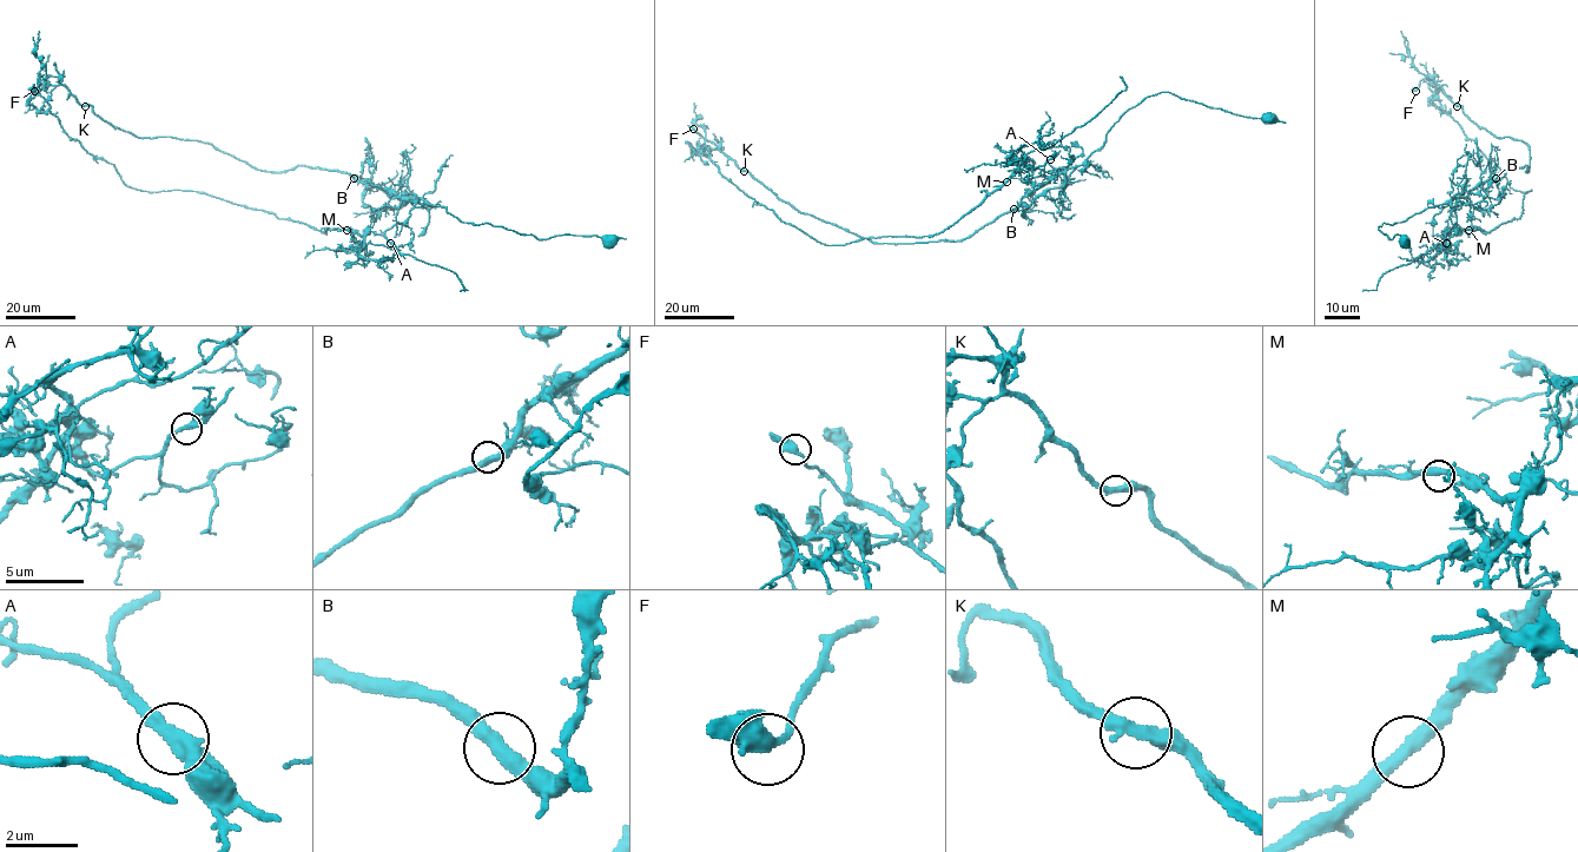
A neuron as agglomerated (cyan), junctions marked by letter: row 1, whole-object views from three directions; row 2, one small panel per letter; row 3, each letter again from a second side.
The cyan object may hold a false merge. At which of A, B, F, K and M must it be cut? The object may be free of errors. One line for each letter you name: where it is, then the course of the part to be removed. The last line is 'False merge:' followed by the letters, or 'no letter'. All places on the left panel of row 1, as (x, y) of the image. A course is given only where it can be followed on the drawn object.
A: (390, 243) | (390, 243), (205, 193), (129, 186), (41, 96), (28, 101), (48, 109)
False merge: A

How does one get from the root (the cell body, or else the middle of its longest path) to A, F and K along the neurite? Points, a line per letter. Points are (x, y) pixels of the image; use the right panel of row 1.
A: (1406, 239), (1399, 235), (1388, 239), (1379, 226), (1402, 223), (1456, 198), (1459, 229), (1446, 243)
F: (1406, 239), (1379, 226), (1530, 159), (1432, 77), (1415, 91)
K: (1406, 239), (1379, 226), (1464, 198), (1506, 170), (1529, 170), (1523, 140), (1497, 138), (1457, 106)

